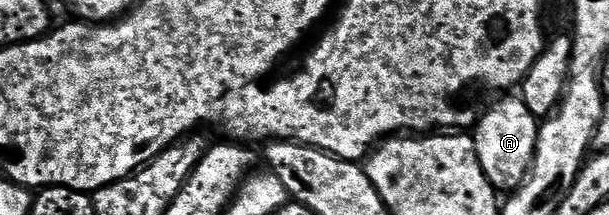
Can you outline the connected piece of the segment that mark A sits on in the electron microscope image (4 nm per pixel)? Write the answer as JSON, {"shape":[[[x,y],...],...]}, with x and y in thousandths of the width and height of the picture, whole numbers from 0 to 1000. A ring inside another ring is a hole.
{"shape":[[[834,437],[816,460],[821,470],[803,521],[800,507],[778,581],[785,753],[798,828],[808,851],[808,870],[816,884],[852,874],[854,851],[864,833],[869,791],[874,786],[874,749],[883,726],[880,679],[887,637],[883,544],[870,530],[870,512],[852,442],[841,442],[847,437]]]}

